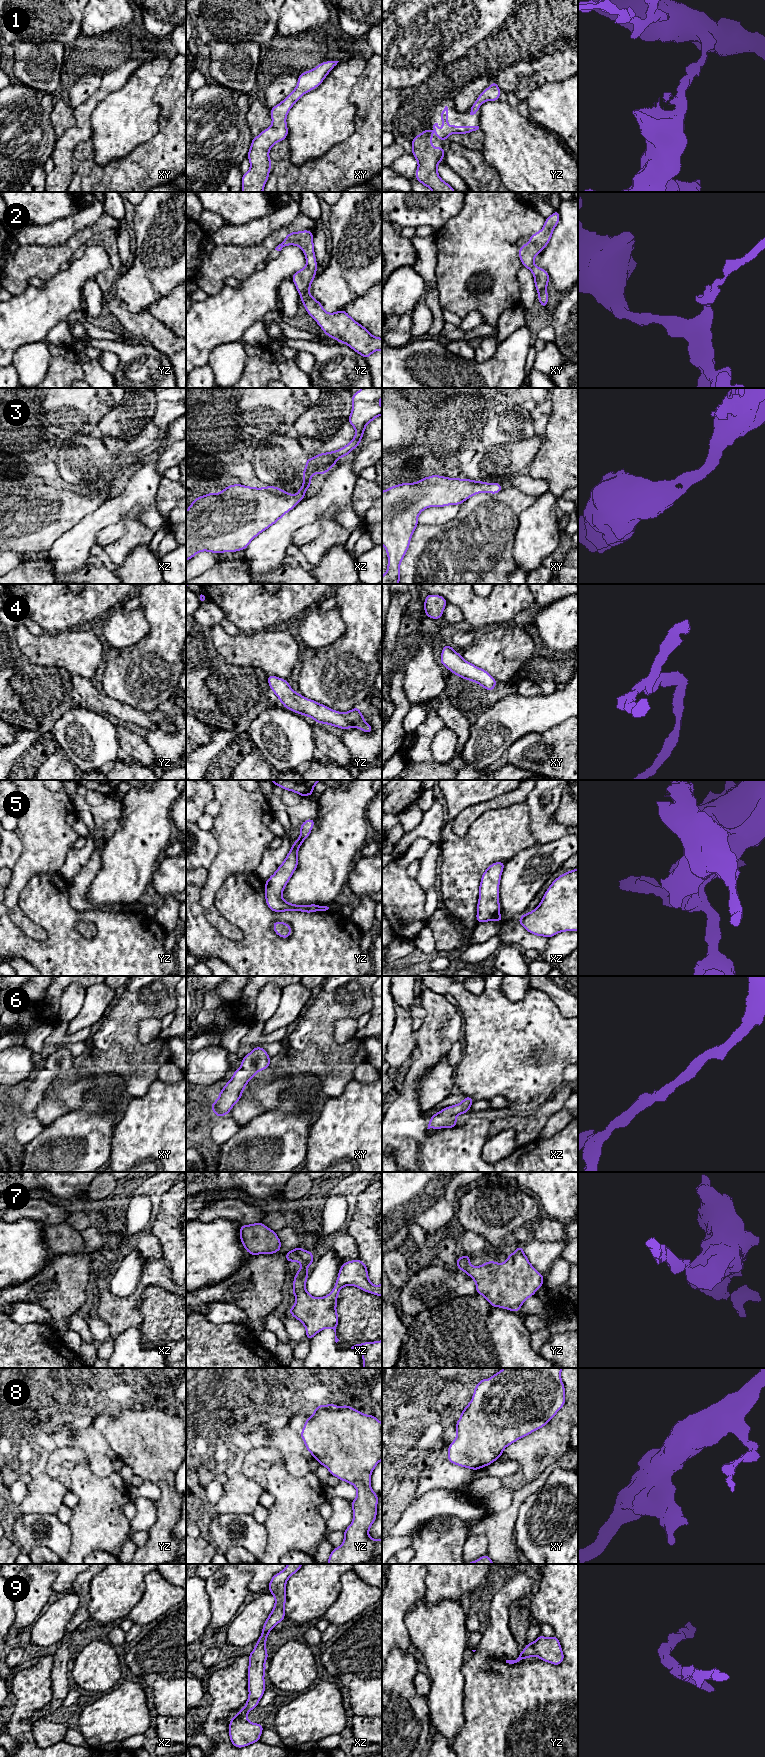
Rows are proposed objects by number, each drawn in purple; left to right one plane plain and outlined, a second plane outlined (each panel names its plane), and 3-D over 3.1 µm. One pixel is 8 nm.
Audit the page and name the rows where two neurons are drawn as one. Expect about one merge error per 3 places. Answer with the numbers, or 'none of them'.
5

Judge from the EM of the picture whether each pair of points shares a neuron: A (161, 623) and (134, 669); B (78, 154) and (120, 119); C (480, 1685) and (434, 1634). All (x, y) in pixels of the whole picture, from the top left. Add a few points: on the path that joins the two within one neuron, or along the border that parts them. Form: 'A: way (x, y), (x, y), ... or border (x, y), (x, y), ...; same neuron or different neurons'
A: way (161, 634), (161, 642), (145, 658); same neuron
B: border (90, 138), (93, 143), (94, 158); different neurons
C: border (465, 1662), (462, 1667), (463, 1688); different neurons

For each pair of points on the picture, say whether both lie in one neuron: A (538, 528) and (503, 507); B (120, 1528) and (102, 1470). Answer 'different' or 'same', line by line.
A: different
B: different

